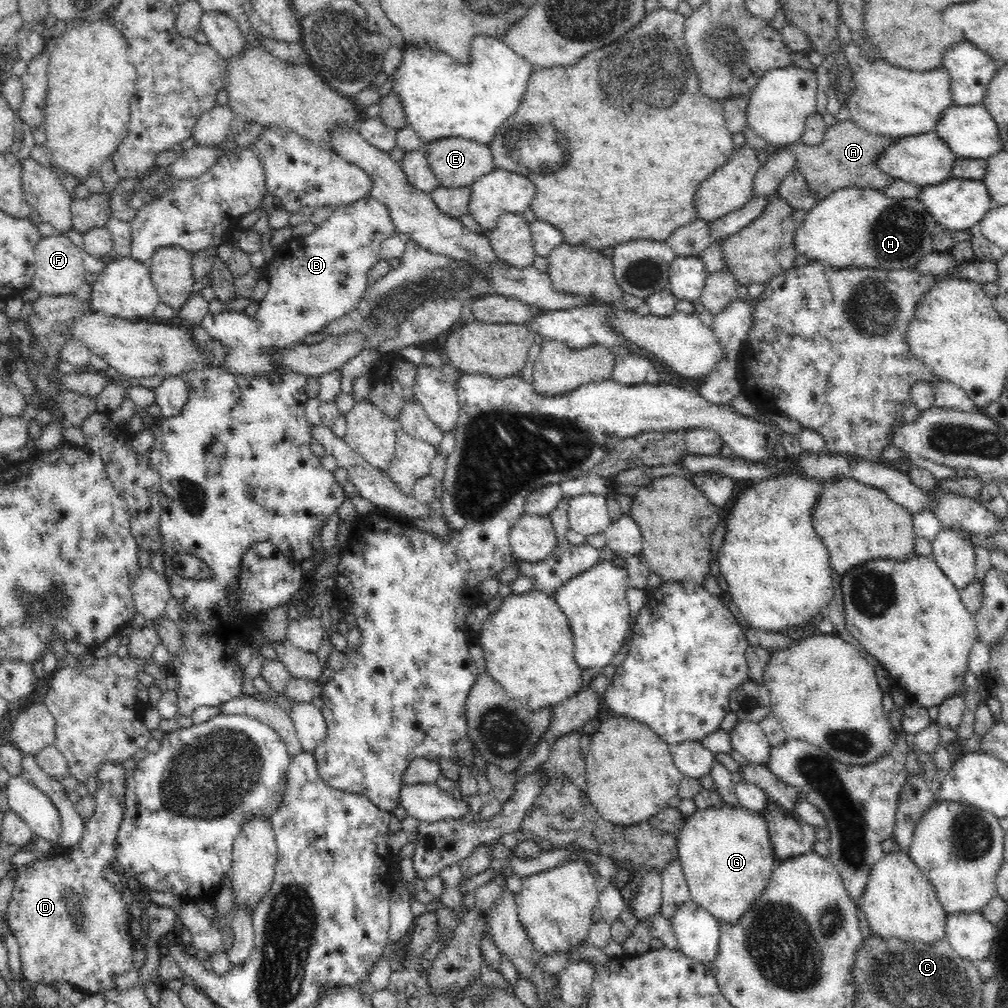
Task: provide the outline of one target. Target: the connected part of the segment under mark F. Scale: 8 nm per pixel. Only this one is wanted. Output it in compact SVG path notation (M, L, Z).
M65 234L42 237L35 246L35 272L29 284L40 295L71 294L85 282L86 268L82 260L84 250L76 247Z

